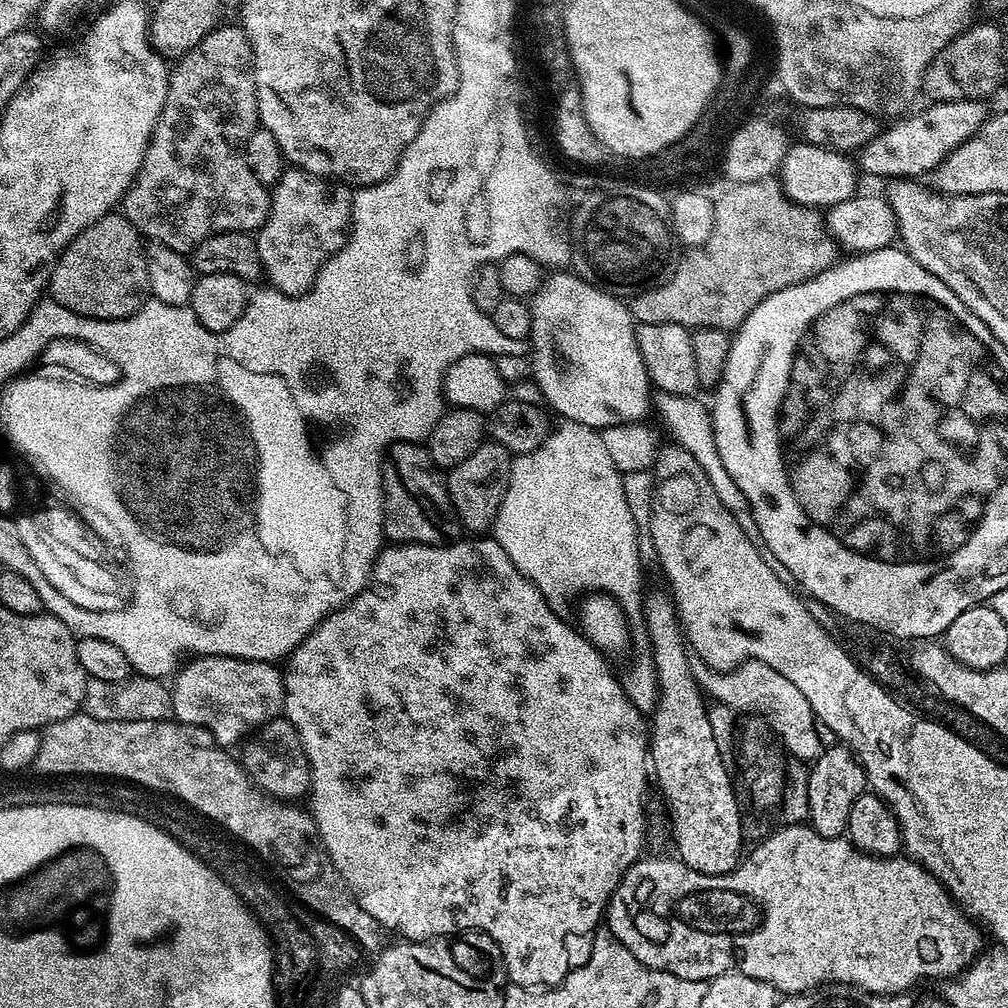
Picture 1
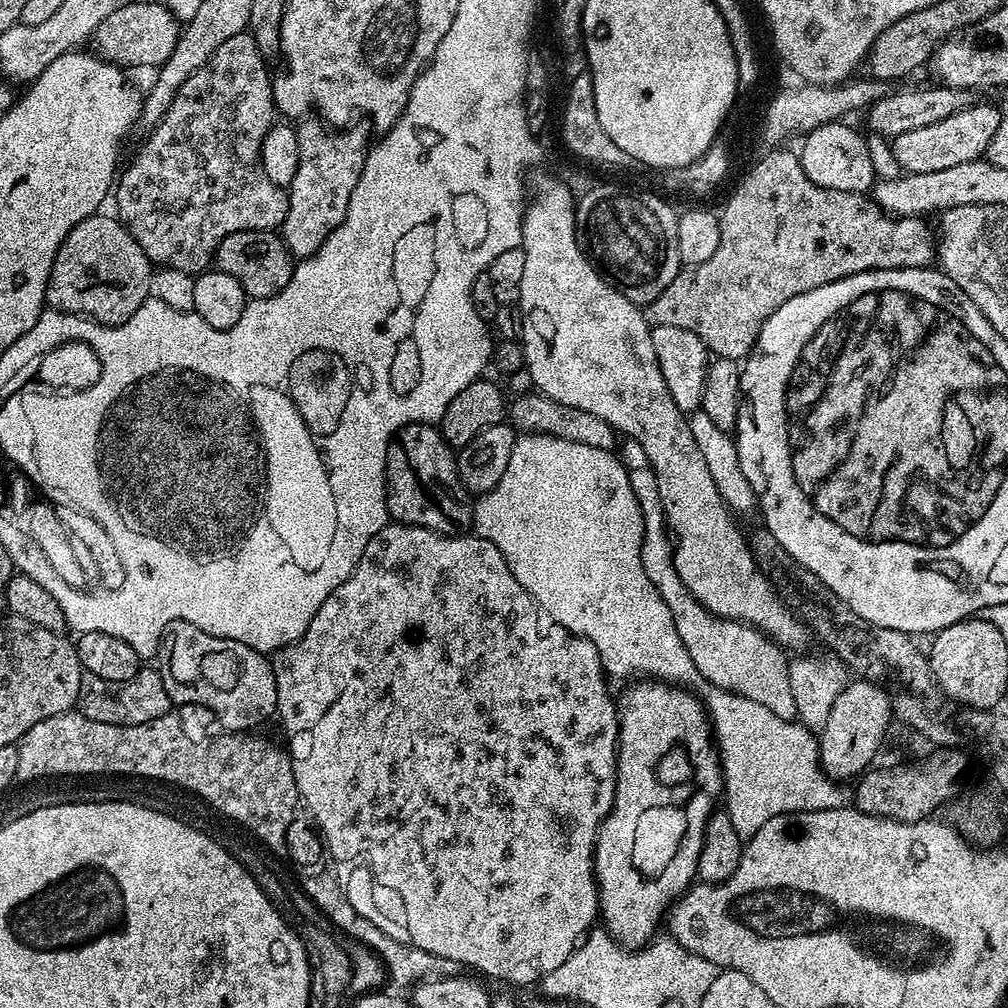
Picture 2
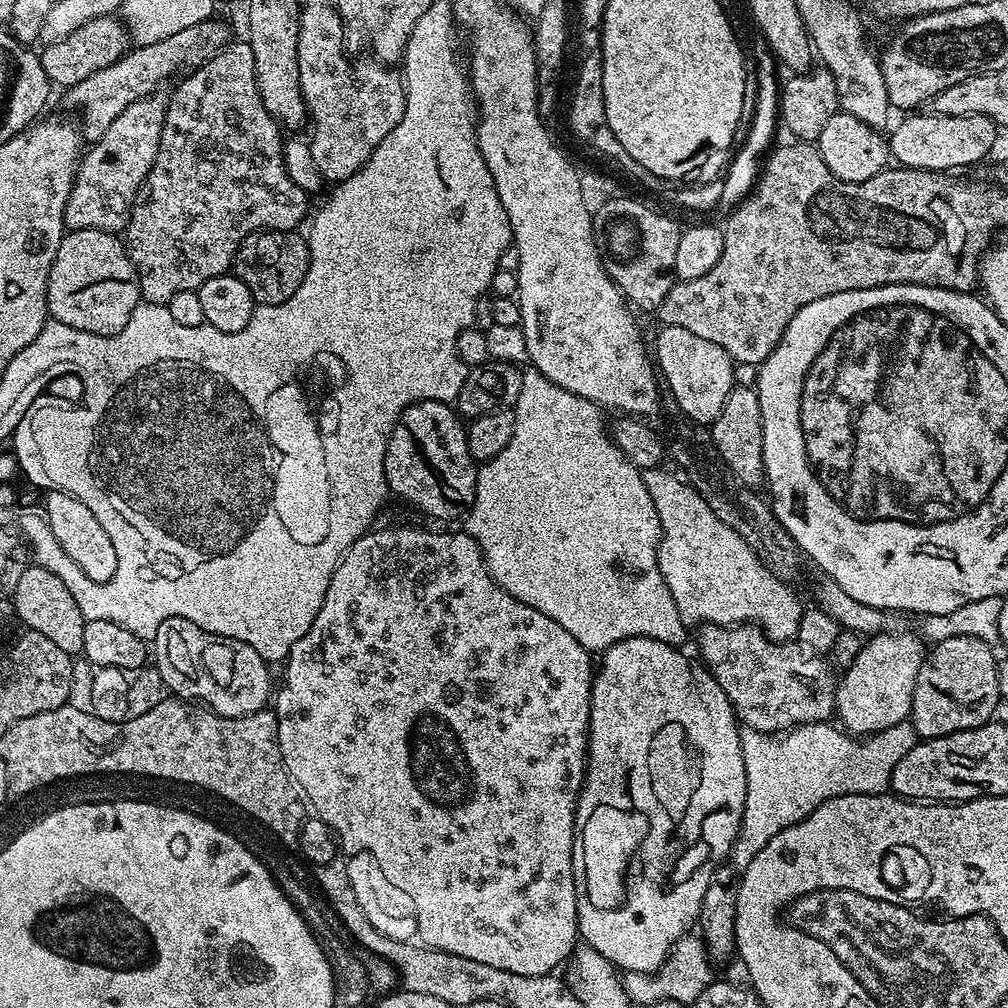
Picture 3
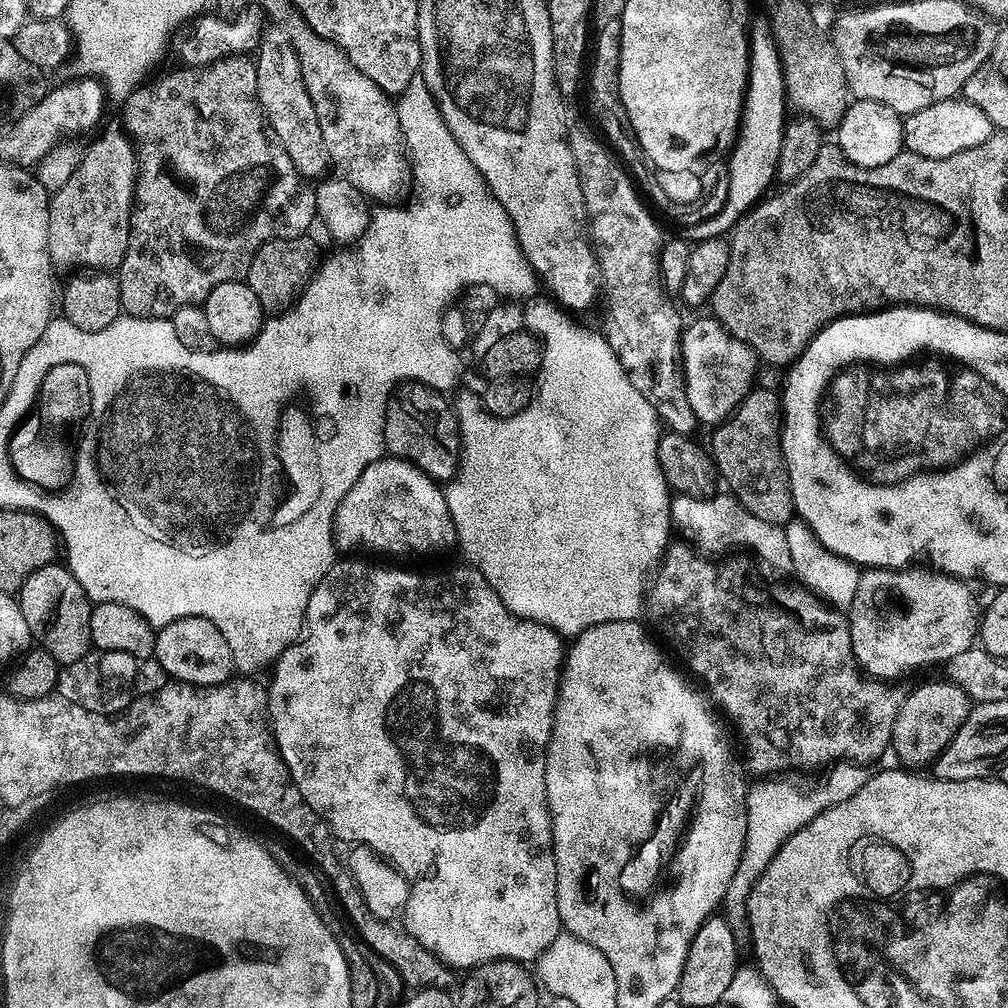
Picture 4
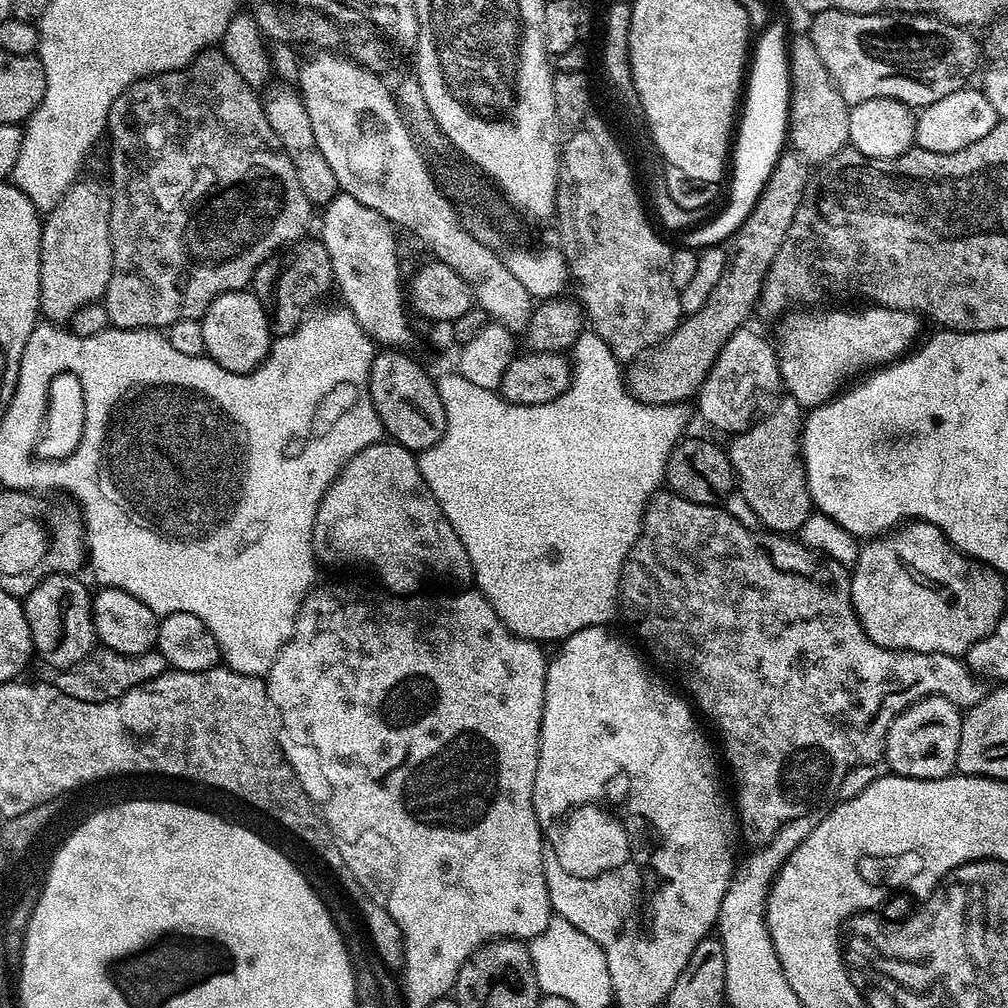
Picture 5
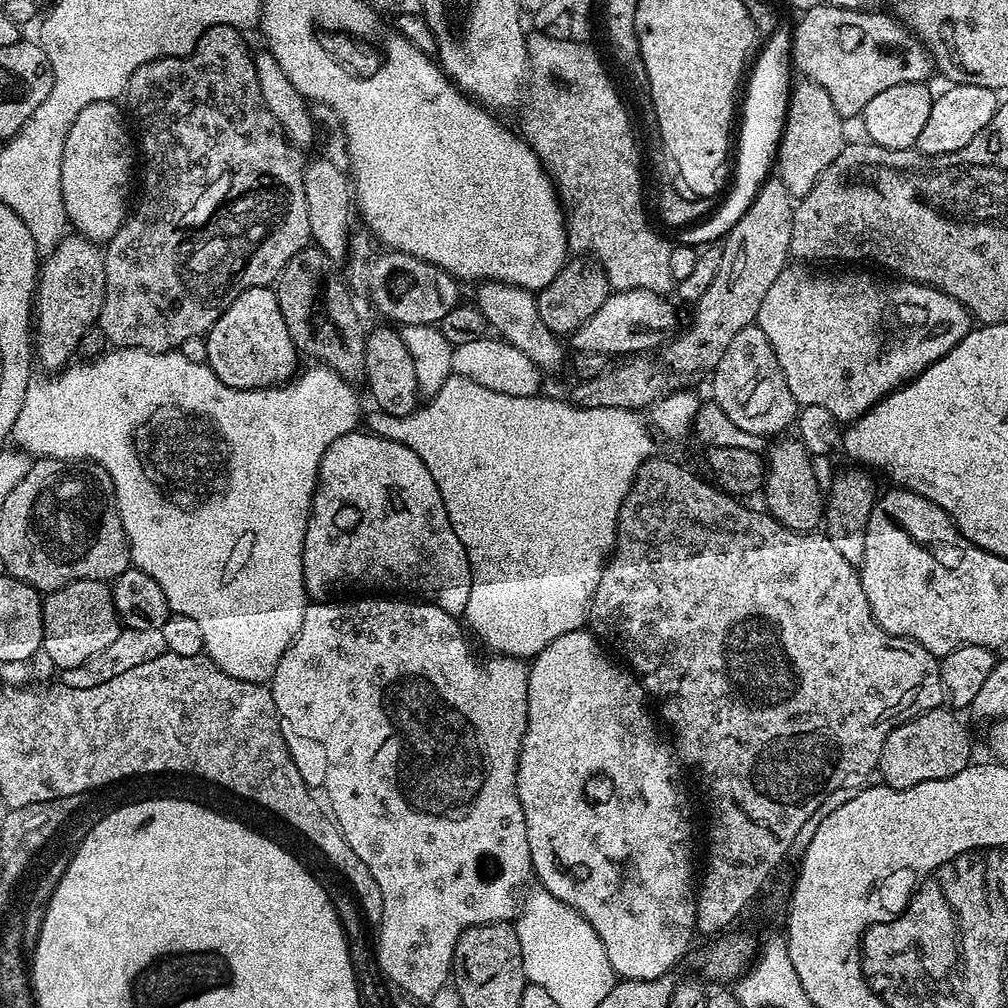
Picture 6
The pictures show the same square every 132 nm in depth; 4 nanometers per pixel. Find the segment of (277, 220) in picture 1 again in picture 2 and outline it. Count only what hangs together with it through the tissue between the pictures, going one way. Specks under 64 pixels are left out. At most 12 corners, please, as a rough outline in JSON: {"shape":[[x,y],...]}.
{"shape":[[295,125],[283,242],[315,254],[346,218],[370,151],[360,128]]}

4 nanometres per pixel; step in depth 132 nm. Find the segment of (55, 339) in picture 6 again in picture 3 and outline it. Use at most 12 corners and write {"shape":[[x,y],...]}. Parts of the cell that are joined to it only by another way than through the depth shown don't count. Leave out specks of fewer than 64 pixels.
{"shape":[[144,96],[76,165],[65,229],[127,229],[168,96]]}

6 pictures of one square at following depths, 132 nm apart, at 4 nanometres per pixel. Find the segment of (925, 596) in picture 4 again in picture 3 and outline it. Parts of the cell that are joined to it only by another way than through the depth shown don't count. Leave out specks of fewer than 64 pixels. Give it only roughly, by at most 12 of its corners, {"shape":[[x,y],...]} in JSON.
{"shape":[[867,637],[834,712],[864,738],[911,717],[926,644]]}

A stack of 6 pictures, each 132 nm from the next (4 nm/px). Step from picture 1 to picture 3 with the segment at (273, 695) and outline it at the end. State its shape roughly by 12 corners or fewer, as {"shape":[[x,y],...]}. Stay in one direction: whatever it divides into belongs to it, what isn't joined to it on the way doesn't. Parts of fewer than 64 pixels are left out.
{"shape":[[166,618],[154,667],[173,697],[220,716],[274,692],[254,646]]}

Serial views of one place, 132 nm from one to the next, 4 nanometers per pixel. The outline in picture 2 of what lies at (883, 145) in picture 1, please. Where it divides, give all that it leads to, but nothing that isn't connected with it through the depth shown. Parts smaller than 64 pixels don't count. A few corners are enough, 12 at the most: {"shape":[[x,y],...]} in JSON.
{"shape":[[974,102],[891,141],[909,172],[981,159],[1002,112]]}

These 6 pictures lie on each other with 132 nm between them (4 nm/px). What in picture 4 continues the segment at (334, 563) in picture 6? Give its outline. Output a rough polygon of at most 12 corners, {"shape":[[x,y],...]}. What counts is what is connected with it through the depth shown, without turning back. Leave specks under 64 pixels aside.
{"shape":[[381,455],[332,519],[337,549],[436,556],[457,543],[444,488]]}

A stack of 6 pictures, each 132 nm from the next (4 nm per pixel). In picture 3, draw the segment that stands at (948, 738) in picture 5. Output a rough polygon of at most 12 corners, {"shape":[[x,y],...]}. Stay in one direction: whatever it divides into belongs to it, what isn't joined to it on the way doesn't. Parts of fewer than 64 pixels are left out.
{"shape":[[978,638],[931,645],[910,719],[920,740],[981,728],[1002,701]]}

